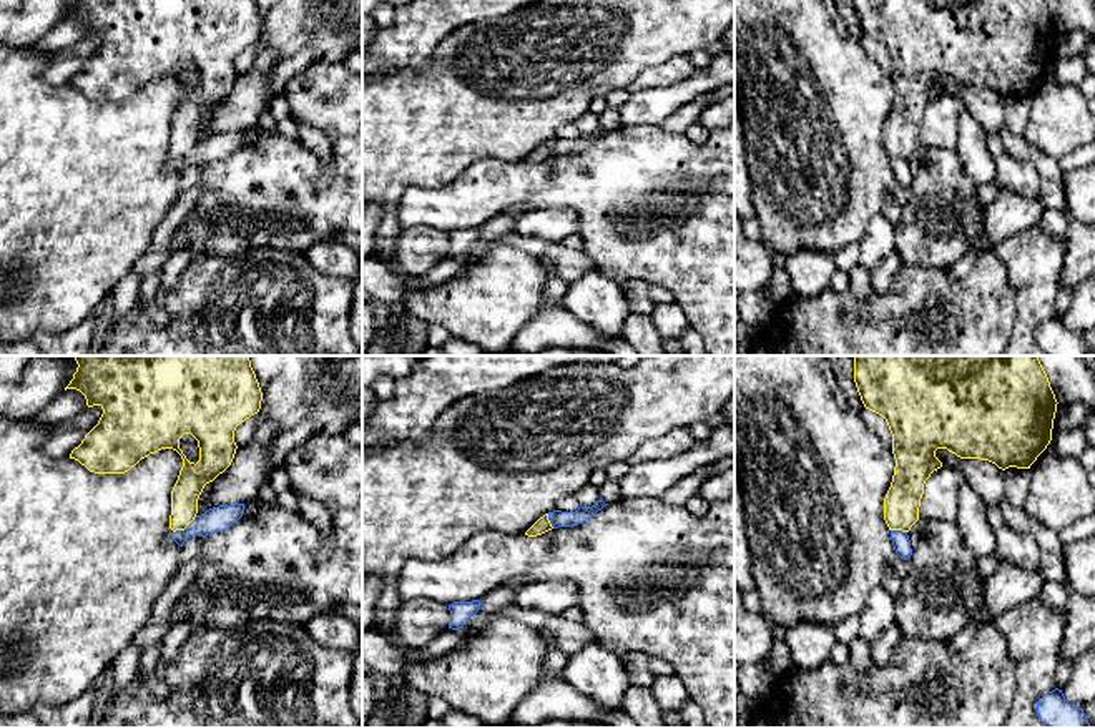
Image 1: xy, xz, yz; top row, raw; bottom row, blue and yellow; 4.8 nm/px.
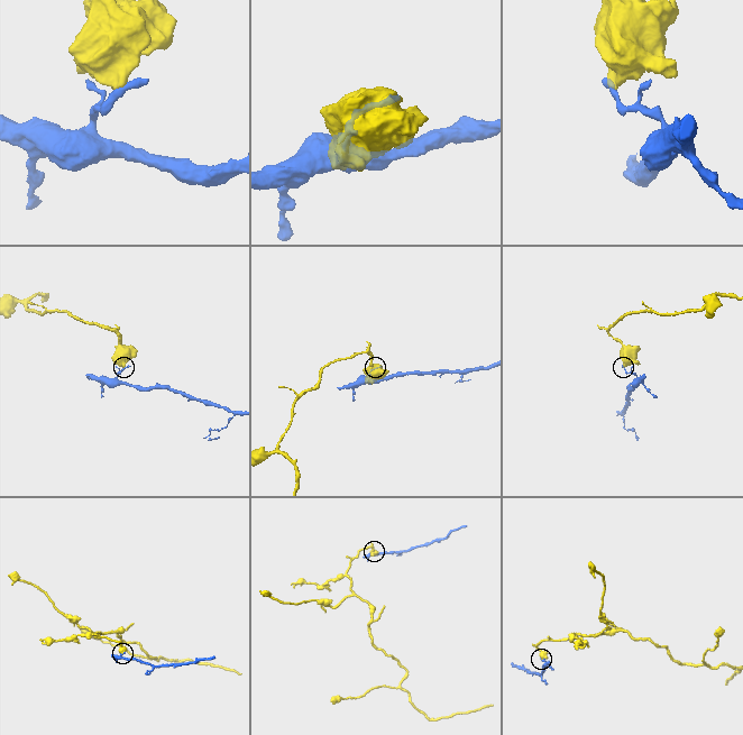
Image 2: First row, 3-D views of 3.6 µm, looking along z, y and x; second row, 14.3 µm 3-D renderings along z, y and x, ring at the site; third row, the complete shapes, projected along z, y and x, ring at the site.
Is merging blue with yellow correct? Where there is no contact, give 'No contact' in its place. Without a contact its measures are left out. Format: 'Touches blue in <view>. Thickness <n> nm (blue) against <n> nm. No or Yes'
Touches blue in xy. Thickness 120 nm (blue) against 140 nm. No

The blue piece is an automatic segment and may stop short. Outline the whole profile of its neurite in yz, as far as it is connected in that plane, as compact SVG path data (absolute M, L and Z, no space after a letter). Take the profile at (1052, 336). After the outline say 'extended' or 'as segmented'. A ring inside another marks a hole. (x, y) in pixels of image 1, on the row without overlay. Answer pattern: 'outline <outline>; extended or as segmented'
outline M1058 316L1037 329L1037 344L1045 356L1090 356L1083 336L1070 332Z; as segmented

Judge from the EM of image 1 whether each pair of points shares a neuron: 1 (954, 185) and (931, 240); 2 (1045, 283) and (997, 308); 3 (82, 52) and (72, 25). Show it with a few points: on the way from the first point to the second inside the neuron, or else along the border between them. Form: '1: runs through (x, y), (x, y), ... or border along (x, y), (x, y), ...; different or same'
1: runs through (942, 198), (942, 221), (939, 226); same
2: border along (1002, 263), (1017, 309), (1011, 338); different
3: border along (87, 34), (68, 50); different

